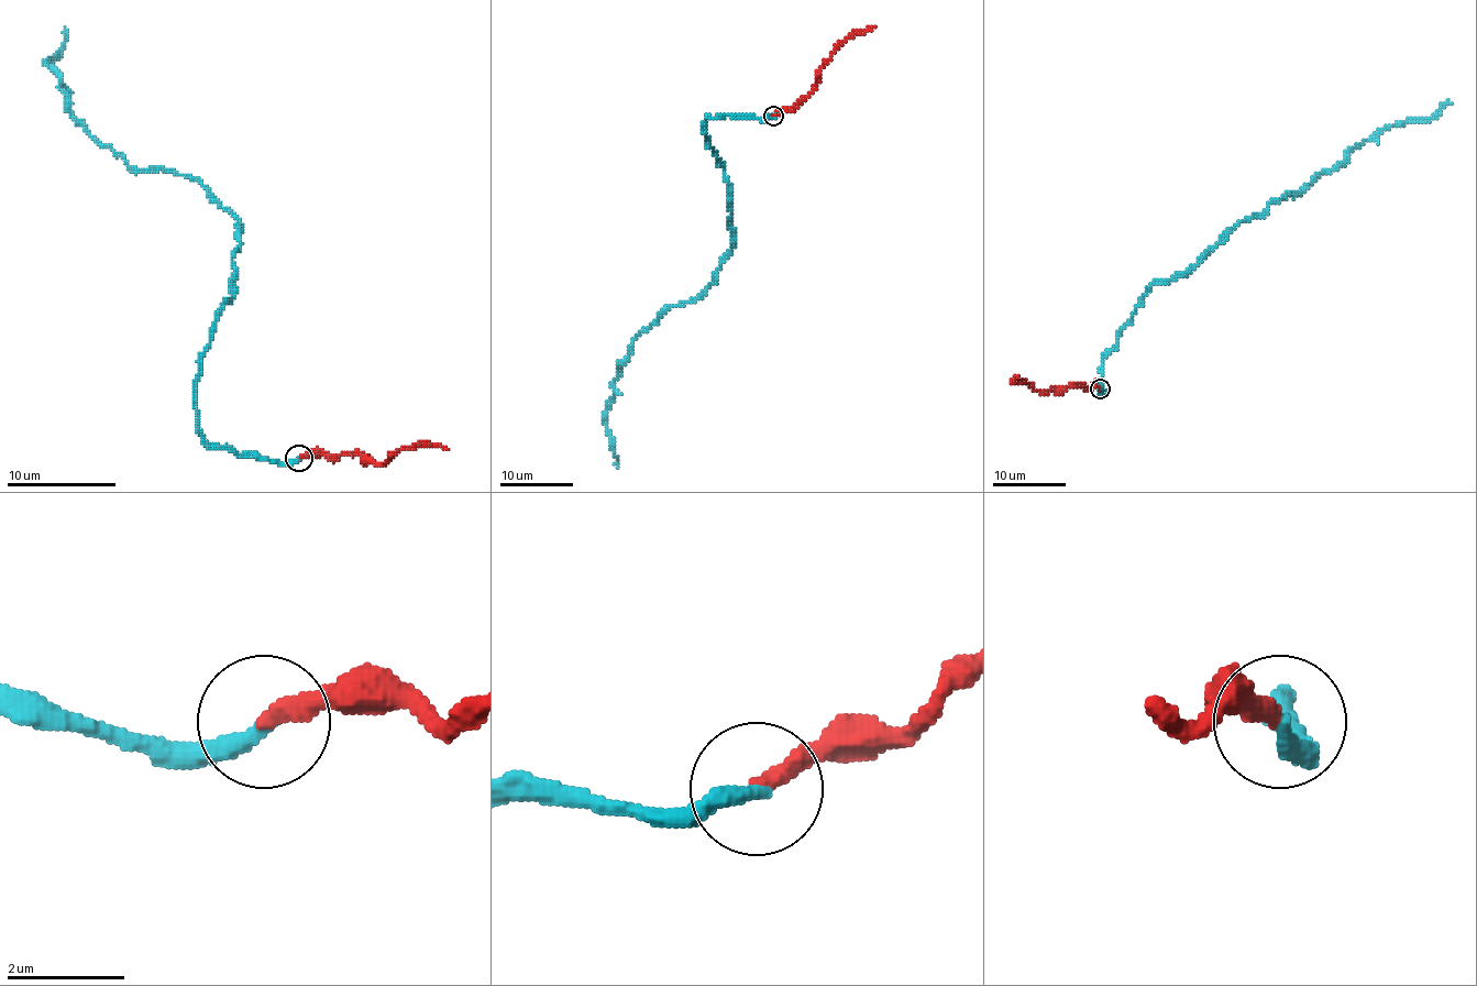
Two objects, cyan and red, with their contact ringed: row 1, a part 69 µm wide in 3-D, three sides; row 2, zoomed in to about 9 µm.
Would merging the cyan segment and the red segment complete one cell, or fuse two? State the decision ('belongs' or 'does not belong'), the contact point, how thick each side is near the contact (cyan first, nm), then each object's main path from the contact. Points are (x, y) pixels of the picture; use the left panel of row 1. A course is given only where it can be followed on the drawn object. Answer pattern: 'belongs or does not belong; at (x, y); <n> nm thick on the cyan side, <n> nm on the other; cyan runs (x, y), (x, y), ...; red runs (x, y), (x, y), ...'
belongs; at (298, 458); 320 nm thick on the cyan side, 320 nm on the other; cyan runs (297, 457), (199, 427), (240, 225), (81, 126), (45, 63), (65, 26); red runs (297, 457), (350, 455), (385, 462), (401, 449), (449, 449)

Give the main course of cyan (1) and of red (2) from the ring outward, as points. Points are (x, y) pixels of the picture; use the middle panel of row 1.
1: (773, 116), (705, 121), (729, 185), (735, 247), (705, 291), (672, 305), (620, 363), (604, 418), (617, 463)
2: (773, 116), (791, 110), (807, 96), (817, 83), (817, 72), (842, 40), (874, 28)

